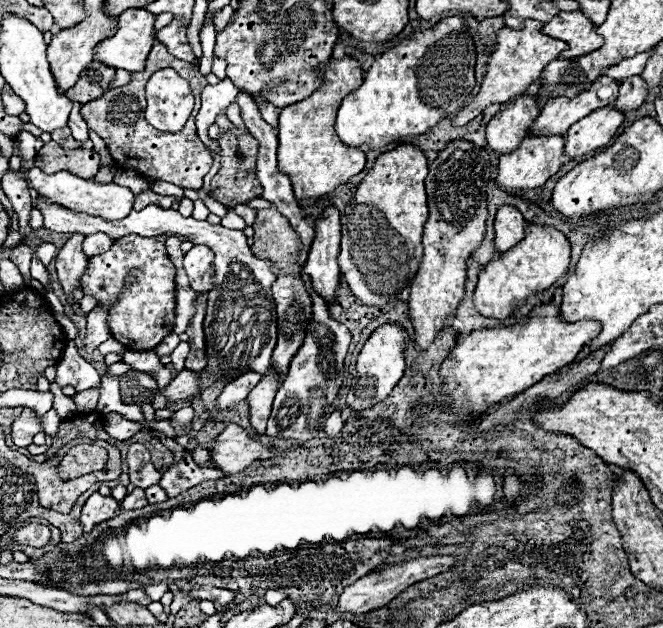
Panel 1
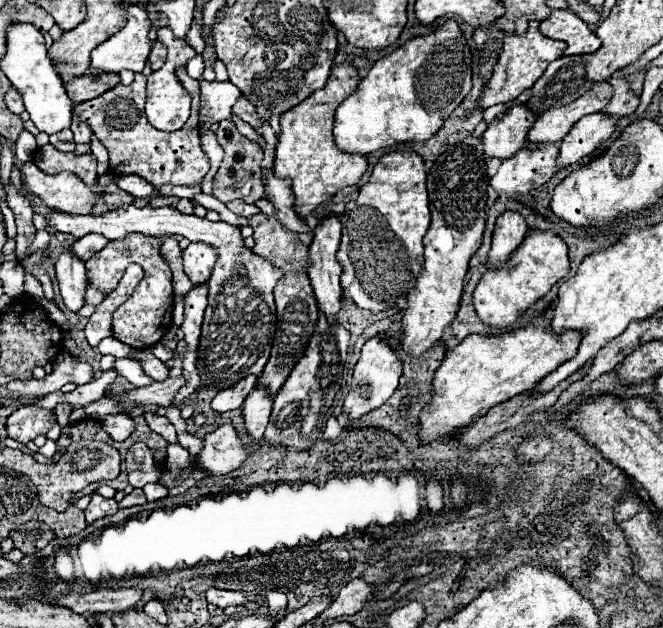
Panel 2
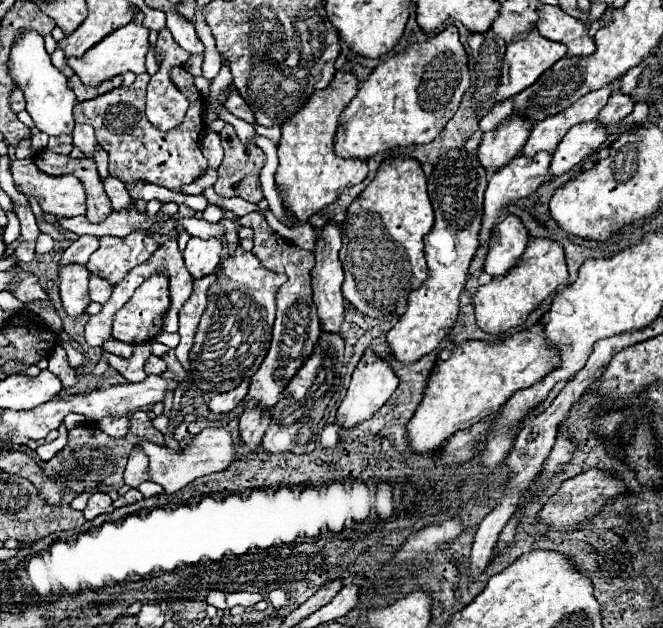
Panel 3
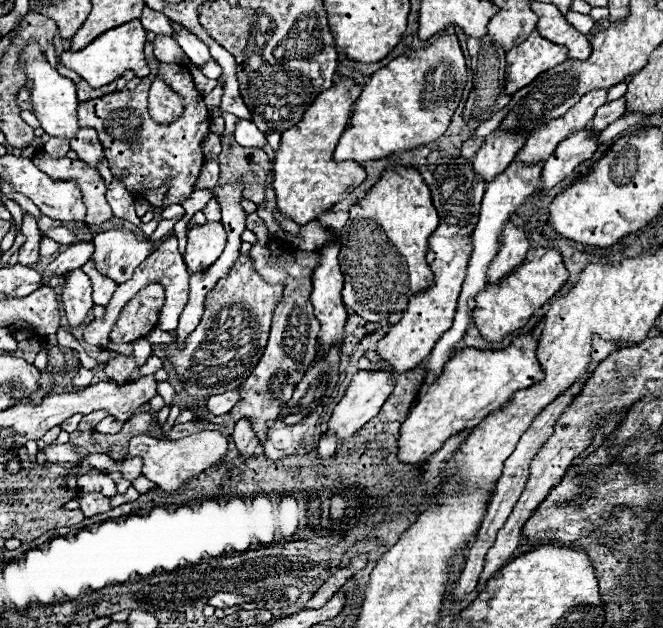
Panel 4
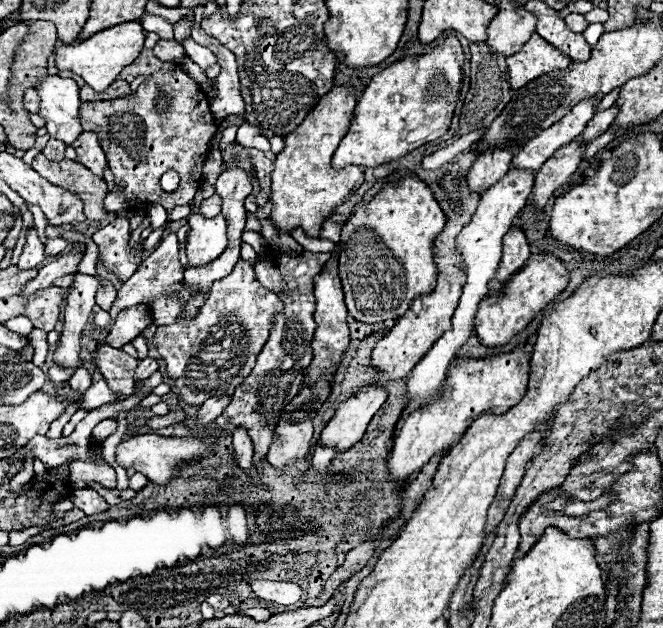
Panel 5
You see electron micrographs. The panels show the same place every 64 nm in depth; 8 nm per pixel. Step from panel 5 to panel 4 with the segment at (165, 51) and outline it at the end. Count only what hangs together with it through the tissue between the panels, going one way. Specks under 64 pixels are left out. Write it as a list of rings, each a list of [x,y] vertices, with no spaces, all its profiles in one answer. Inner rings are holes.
[[[156,36],[154,56],[166,64],[184,64],[188,60],[188,56],[184,56],[182,48],[176,44],[172,36]]]

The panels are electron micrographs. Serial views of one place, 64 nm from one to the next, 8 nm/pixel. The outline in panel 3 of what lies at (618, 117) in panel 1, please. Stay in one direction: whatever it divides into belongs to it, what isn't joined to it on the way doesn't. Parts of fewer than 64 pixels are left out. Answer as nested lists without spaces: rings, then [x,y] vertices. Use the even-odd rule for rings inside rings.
[[[596,118],[572,128],[558,144],[552,156],[550,176],[552,178],[560,176],[570,168],[574,168],[576,164],[580,164],[582,160],[586,160],[588,156],[592,156],[600,148],[600,144],[606,142],[606,138],[608,138],[608,128],[600,124]]]

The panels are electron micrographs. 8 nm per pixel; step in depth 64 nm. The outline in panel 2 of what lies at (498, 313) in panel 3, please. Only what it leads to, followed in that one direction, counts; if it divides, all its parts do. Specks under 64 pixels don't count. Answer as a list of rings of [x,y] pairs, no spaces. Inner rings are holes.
[[[530,228],[522,246],[516,248],[518,252],[510,256],[510,260],[504,264],[500,270],[486,270],[474,290],[474,308],[480,316],[482,322],[490,326],[508,326],[518,320],[518,316],[534,304],[538,298],[550,292],[550,288],[568,274],[570,264],[568,264],[568,246],[566,242],[546,230],[534,230]]]

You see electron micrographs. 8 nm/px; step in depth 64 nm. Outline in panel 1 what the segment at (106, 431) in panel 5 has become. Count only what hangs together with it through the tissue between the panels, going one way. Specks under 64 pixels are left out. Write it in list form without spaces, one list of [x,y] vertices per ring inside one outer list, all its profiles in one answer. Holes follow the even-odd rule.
[[[110,412],[104,416],[104,430],[116,438],[116,440],[128,440],[132,438],[134,434],[138,434],[142,430],[142,426],[138,422],[132,422],[132,420],[126,420],[124,416],[116,414],[116,412]]]

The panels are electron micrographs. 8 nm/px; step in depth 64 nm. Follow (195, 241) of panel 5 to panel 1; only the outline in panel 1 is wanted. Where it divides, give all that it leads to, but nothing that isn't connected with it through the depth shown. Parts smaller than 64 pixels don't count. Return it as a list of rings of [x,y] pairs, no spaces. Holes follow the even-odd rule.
[[[194,246],[184,254],[184,270],[192,290],[206,294],[214,288],[214,254],[206,246]]]

